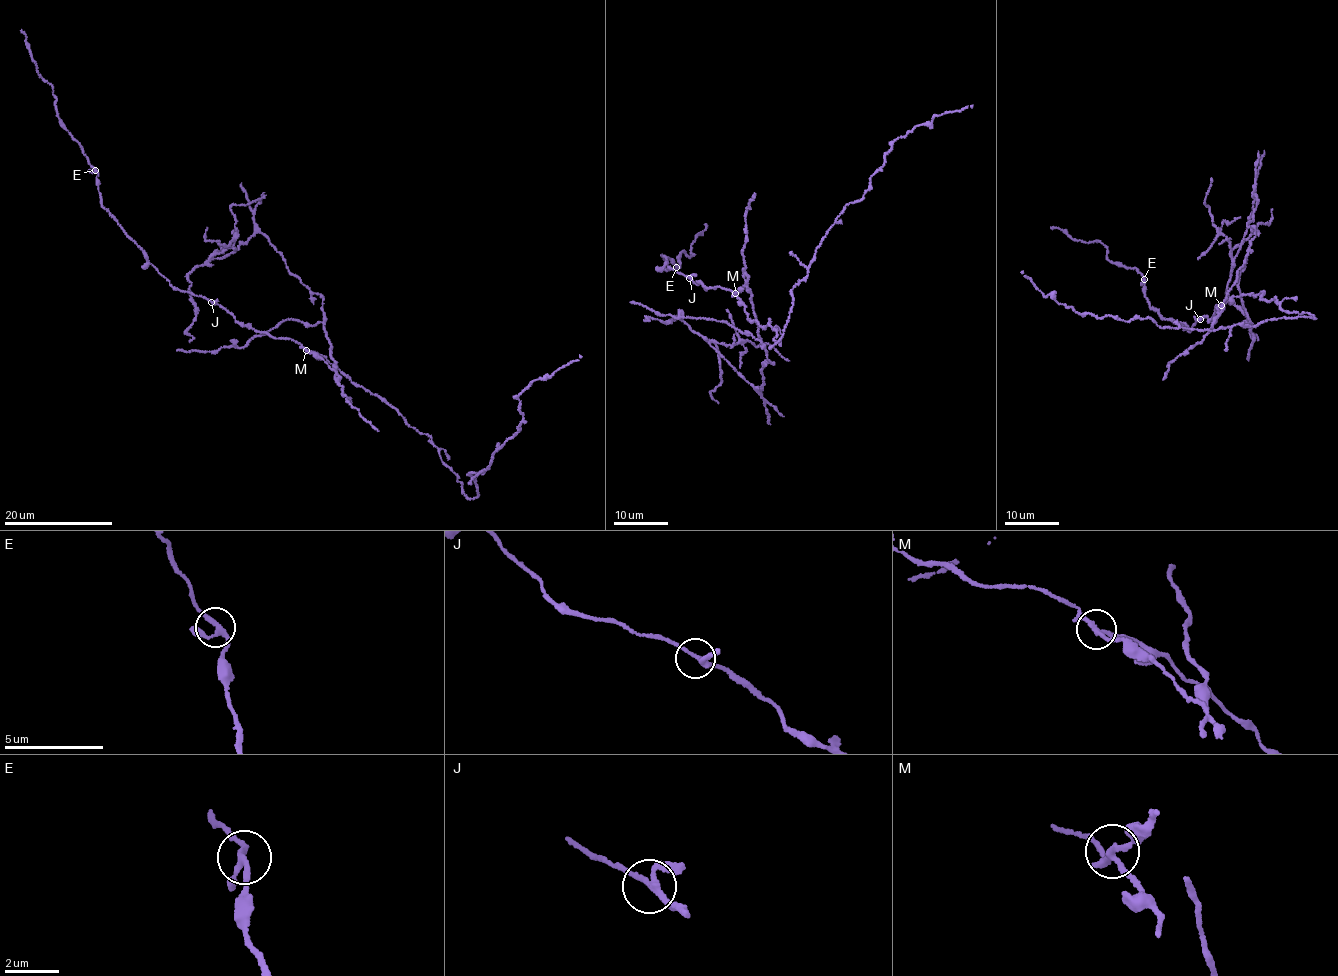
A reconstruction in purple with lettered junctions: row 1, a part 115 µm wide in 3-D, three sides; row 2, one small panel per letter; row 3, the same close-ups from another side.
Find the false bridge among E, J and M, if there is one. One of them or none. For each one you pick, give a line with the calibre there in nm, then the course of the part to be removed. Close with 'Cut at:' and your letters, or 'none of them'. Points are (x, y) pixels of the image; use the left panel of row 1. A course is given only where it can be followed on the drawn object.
M: Thickness 200 nm. Course of the part to remove: (306, 350), (336, 372), (322, 299), (289, 271), (260, 233), (210, 259), (233, 246), (232, 205), (266, 195)
Cut at: M

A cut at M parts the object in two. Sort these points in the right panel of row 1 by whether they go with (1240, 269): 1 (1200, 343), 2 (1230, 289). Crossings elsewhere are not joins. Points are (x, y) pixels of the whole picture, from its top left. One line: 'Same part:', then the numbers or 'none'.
Same part: 1, 2

